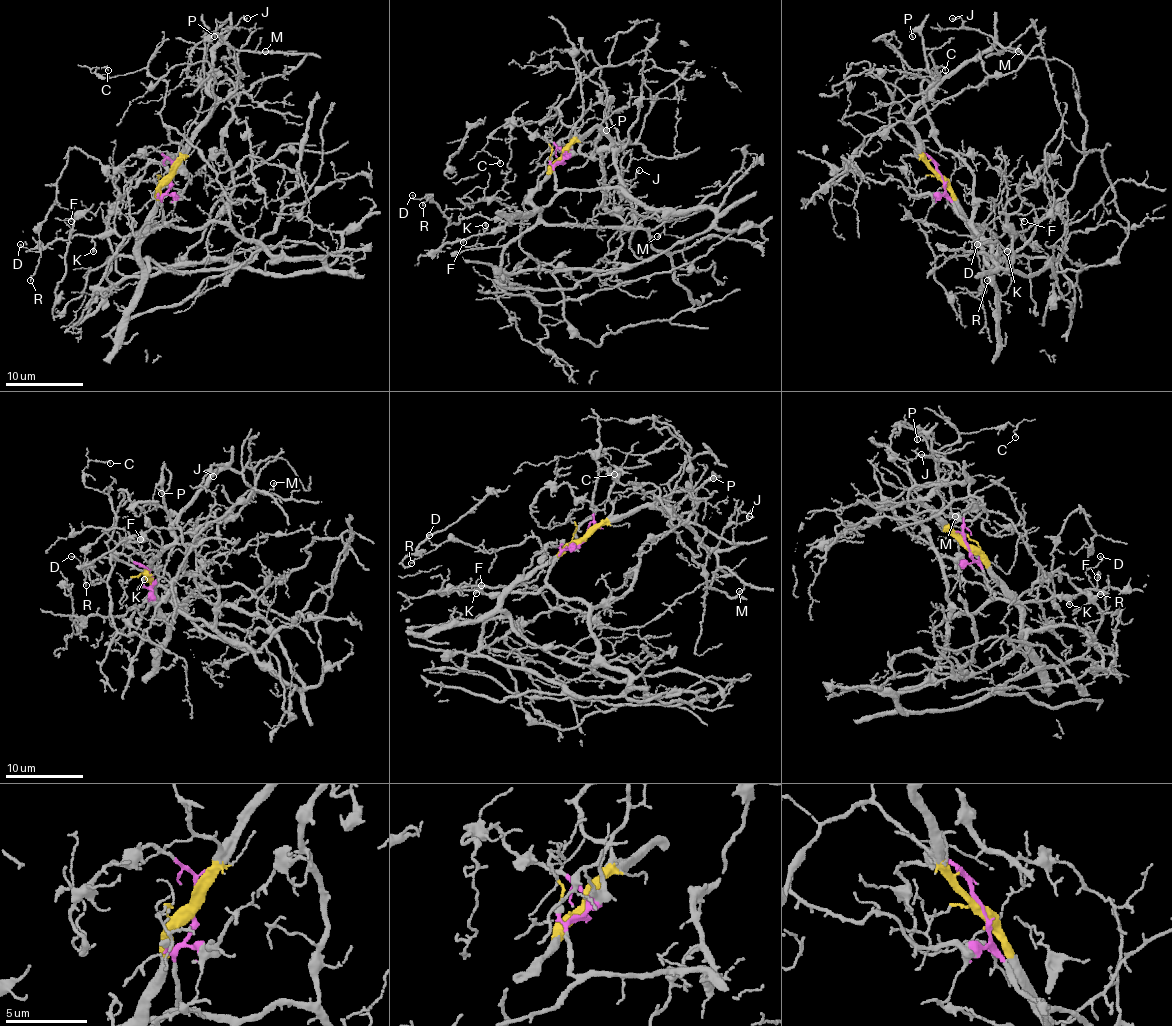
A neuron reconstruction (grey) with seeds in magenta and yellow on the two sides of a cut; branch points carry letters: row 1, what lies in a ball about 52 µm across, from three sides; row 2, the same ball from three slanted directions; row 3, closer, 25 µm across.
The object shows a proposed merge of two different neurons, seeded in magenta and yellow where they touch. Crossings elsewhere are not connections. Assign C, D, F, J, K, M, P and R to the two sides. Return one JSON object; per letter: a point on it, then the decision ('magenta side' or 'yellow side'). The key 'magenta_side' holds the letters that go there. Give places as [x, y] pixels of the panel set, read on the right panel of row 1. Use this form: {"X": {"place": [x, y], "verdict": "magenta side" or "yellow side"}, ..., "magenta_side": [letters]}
{"C": {"place": [945, 70], "verdict": "yellow side"}, "D": {"place": [977, 244], "verdict": "magenta side"}, "F": {"place": [1024, 221], "verdict": "magenta side"}, "J": {"place": [952, 18], "verdict": "yellow side"}, "K": {"place": [1007, 251], "verdict": "magenta side"}, "M": {"place": [1018, 51], "verdict": "yellow side"}, "P": {"place": [912, 36], "verdict": "yellow side"}, "R": {"place": [987, 280], "verdict": "magenta side"}, "magenta_side": ["D", "F", "K", "R"]}

